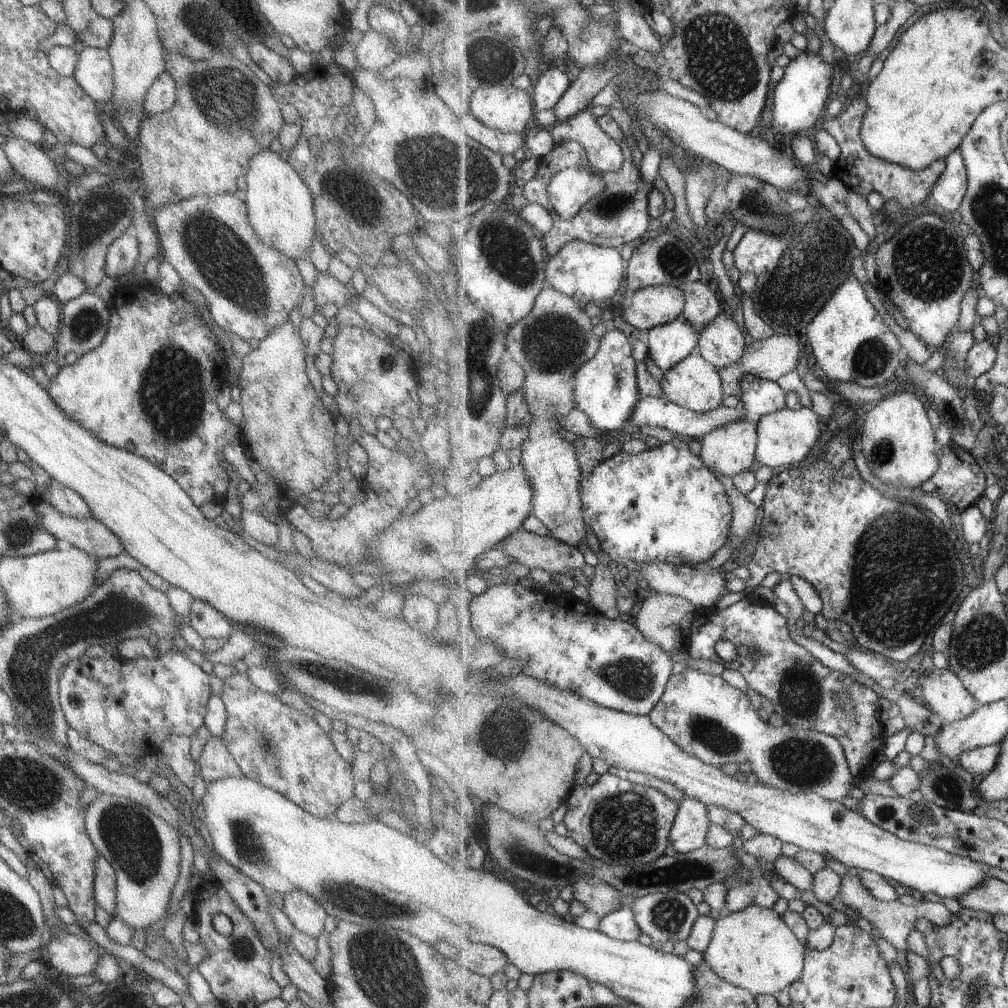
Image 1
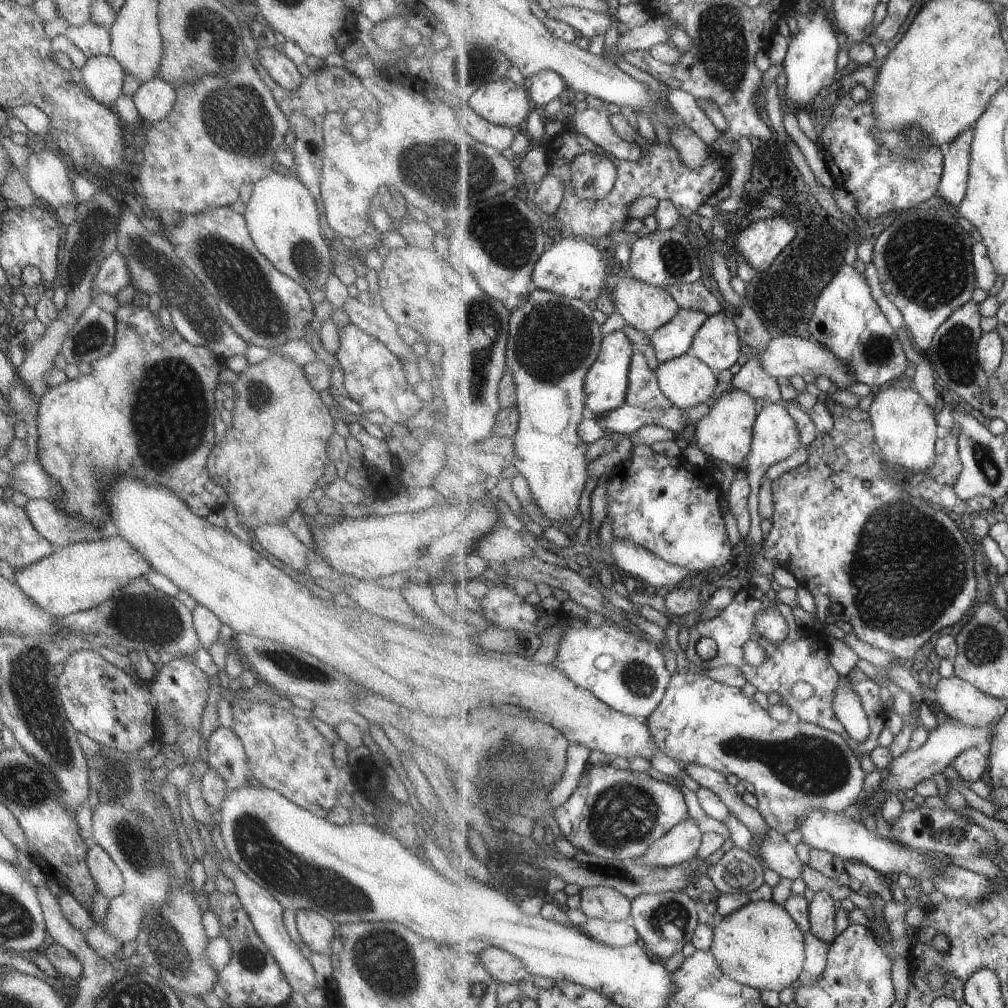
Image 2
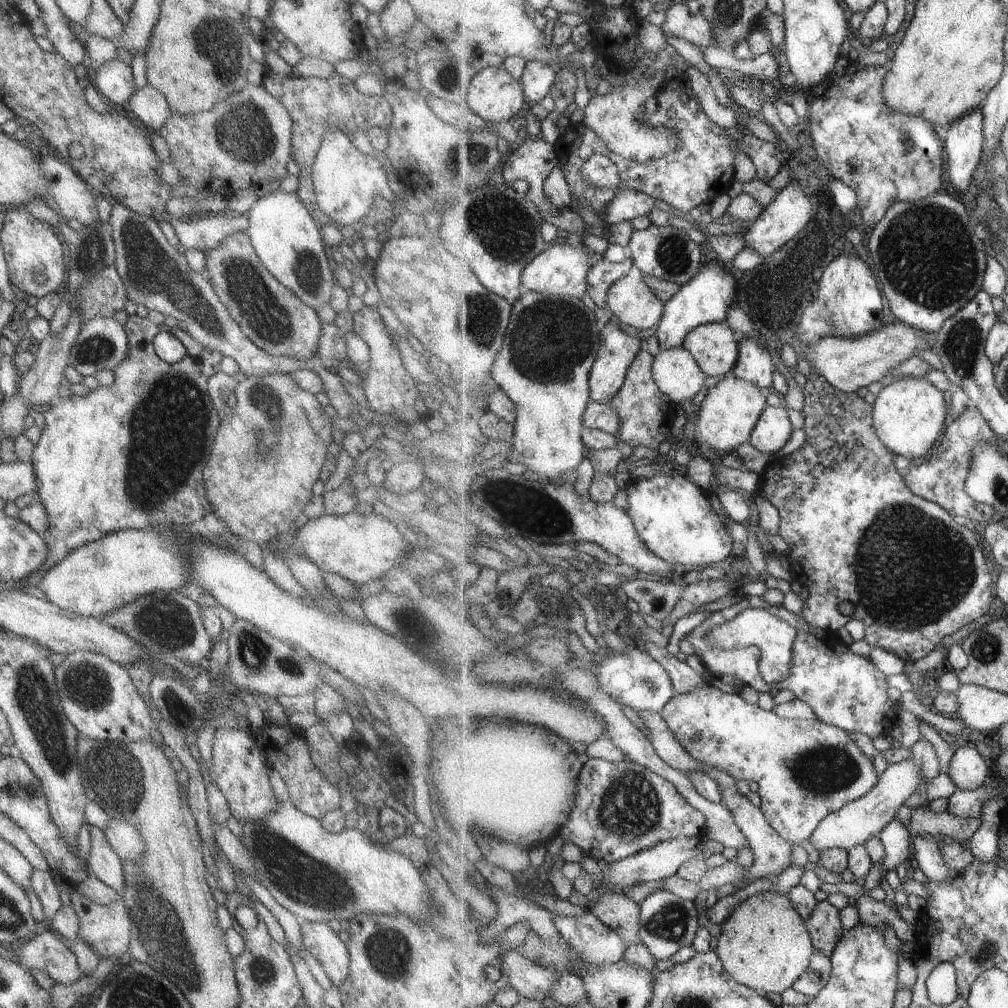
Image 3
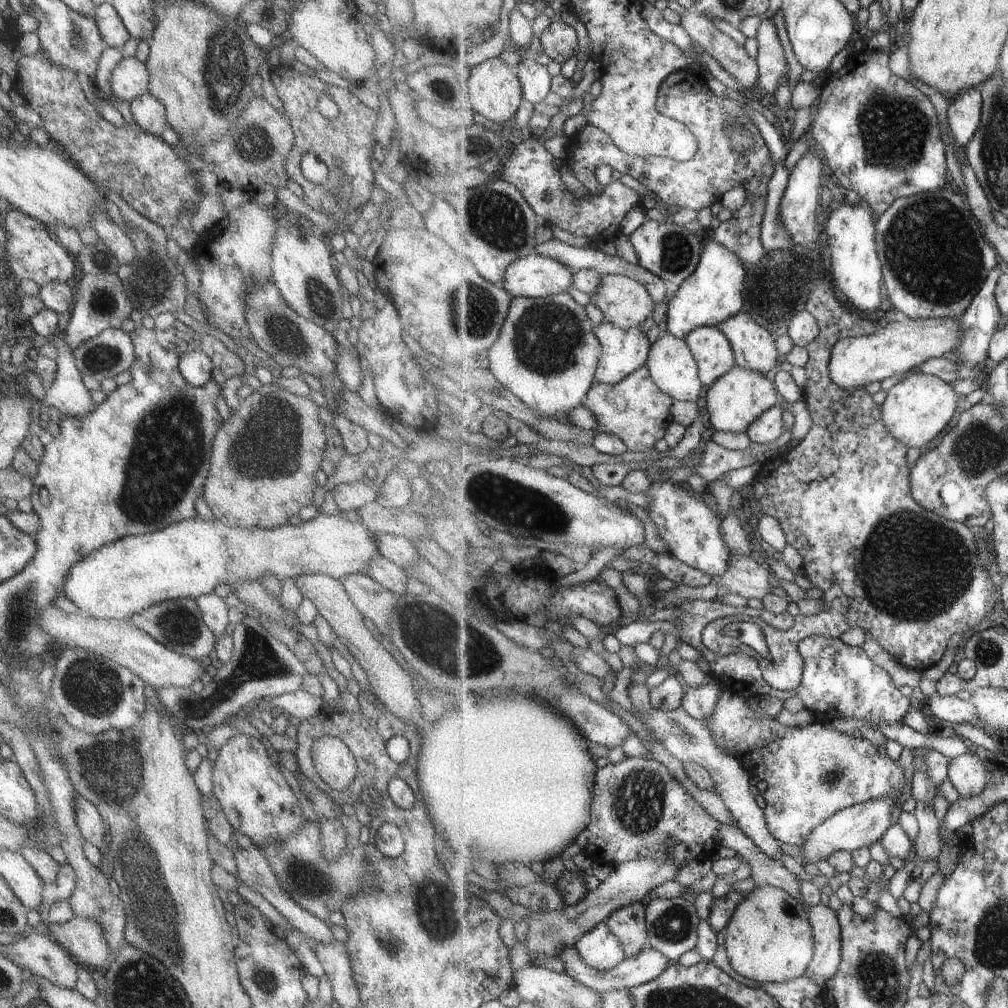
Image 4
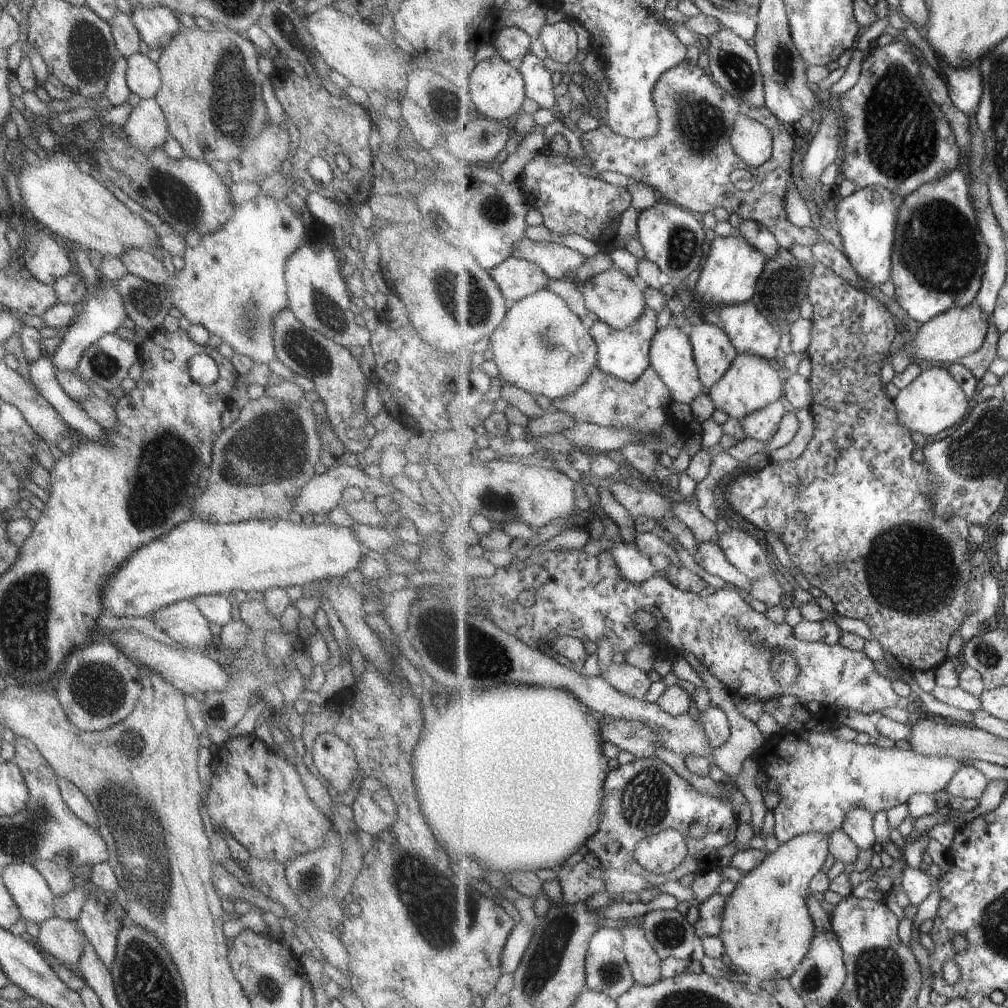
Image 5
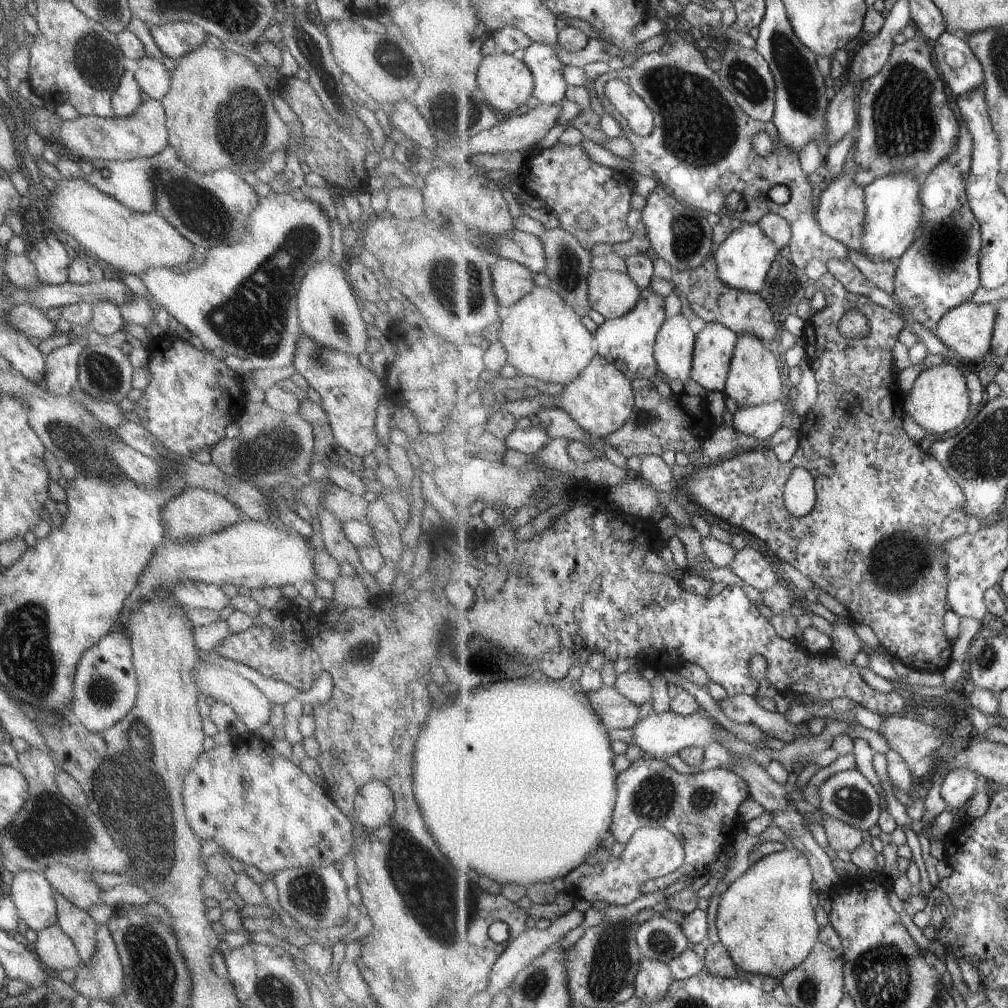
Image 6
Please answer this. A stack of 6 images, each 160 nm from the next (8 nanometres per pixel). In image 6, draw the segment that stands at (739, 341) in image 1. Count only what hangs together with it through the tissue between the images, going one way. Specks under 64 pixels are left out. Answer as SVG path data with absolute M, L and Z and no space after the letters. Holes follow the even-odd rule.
M703 323L699 326L693 367L694 382L707 391L725 391L739 334L720 323Z

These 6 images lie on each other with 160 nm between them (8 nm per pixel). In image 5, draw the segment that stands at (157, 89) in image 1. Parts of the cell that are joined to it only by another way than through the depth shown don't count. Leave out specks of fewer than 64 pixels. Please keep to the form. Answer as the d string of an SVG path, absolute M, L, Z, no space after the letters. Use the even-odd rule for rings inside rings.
M153 97L137 102L121 128L127 144L141 153L155 151L169 137L165 118Z

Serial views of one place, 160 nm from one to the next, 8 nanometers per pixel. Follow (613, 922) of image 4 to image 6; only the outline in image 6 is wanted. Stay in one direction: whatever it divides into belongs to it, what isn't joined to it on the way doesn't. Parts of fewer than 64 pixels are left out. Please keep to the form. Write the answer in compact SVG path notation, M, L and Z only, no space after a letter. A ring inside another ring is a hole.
M645 957L636 977L635 996L647 1003L661 1002L675 982L667 963Z

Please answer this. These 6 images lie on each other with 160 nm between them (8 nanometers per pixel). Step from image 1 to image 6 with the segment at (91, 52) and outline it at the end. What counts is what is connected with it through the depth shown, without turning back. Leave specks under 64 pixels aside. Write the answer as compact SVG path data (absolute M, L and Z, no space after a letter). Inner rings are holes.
M143 56L136 63L137 68L132 74L137 88L149 99L160 102L169 90L169 71L163 65L162 58Z

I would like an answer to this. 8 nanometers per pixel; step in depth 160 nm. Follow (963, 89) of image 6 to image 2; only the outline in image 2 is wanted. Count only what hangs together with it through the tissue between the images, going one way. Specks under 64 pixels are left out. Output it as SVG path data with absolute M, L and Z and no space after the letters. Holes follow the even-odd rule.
M973 124L953 142L948 143L942 151L944 171L937 196L941 196L942 200L951 206L959 206L968 191L974 134Z

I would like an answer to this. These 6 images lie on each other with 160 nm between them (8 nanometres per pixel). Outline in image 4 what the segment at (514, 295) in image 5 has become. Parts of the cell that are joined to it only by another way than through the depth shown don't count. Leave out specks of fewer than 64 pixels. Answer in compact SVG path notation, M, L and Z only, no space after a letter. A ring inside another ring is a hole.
M535 252L533 255L525 255L507 268L506 275L503 277L501 286L507 289L514 297L541 298L548 297L557 293L565 292L574 284L574 274L577 270L570 269L558 260L540 255Z

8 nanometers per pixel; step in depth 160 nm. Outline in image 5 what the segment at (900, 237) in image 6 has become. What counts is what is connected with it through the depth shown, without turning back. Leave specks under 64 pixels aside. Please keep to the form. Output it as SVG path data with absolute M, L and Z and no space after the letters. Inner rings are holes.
M871 186L858 189L852 195L839 199L839 206L835 210L837 222L833 227L841 237L843 252L851 260L857 274L875 286L892 280L893 248L897 240L901 204L889 188Z

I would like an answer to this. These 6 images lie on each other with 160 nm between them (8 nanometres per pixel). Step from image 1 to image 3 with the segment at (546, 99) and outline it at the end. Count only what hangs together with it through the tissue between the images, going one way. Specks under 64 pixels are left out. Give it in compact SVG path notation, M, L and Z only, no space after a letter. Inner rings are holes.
M543 59L527 62L523 71L522 85L529 104L541 102L554 87L558 71Z

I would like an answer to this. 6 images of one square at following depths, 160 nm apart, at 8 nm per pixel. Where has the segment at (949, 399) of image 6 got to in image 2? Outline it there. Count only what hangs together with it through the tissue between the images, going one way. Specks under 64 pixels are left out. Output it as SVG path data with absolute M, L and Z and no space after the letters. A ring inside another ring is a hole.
M888 387L877 394L868 410L877 441L877 448L882 452L888 466L895 464L905 468L907 476L927 472L937 460L936 443L937 414L927 404L927 400L913 387Z

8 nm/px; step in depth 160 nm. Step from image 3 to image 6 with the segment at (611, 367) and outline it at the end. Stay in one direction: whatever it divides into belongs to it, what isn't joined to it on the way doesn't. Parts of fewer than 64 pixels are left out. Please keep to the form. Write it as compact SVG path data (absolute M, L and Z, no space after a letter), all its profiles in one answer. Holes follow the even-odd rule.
M651 286L641 289L641 298L637 308L617 319L609 319L597 327L595 338L598 342L598 354L617 366L632 382L635 379L651 379L660 372L655 359L655 344L661 328L667 321L665 298L659 296Z

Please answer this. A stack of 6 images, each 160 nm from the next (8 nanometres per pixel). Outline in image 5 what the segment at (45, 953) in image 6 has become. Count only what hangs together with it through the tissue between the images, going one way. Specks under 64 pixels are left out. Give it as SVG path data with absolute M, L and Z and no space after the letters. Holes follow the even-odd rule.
M52 917L43 920L38 926L35 940L41 950L67 968L74 968L83 954L83 940L86 939L76 920Z

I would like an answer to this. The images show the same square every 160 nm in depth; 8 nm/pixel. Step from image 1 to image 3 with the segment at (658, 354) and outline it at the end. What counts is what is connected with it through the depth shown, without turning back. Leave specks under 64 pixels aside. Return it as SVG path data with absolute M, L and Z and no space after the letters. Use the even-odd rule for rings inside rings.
M713 257L710 262L706 262L703 268L700 268L699 272L688 283L682 285L679 292L676 292L670 301L666 302L662 319L654 334L659 342L660 350L683 347L686 336L697 327L728 320L730 311L735 306L733 302L735 302L735 294L737 294L737 290L735 290L737 288L737 284L735 284L736 271L731 272L731 268L728 269L719 260L713 262L714 259L718 258Z

